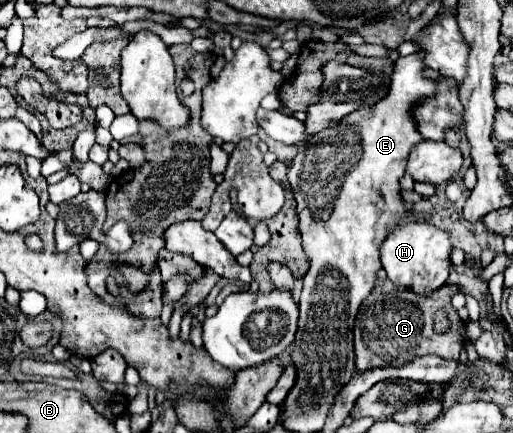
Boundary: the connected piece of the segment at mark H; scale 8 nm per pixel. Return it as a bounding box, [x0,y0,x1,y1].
[381,221,453,295]

